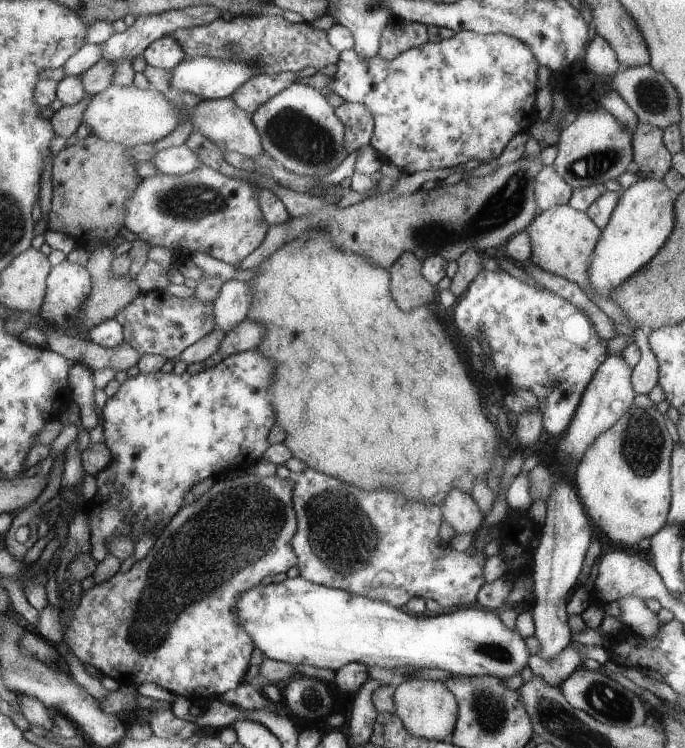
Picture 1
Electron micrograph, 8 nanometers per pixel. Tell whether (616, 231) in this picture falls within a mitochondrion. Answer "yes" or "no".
no

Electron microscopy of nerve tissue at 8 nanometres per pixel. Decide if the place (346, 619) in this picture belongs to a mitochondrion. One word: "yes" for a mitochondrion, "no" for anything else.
no

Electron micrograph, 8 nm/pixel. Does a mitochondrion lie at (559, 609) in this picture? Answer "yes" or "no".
no

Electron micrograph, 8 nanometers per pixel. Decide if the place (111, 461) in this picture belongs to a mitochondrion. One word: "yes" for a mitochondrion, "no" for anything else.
no

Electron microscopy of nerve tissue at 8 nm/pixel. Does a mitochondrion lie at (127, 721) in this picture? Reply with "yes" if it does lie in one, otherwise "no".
no

